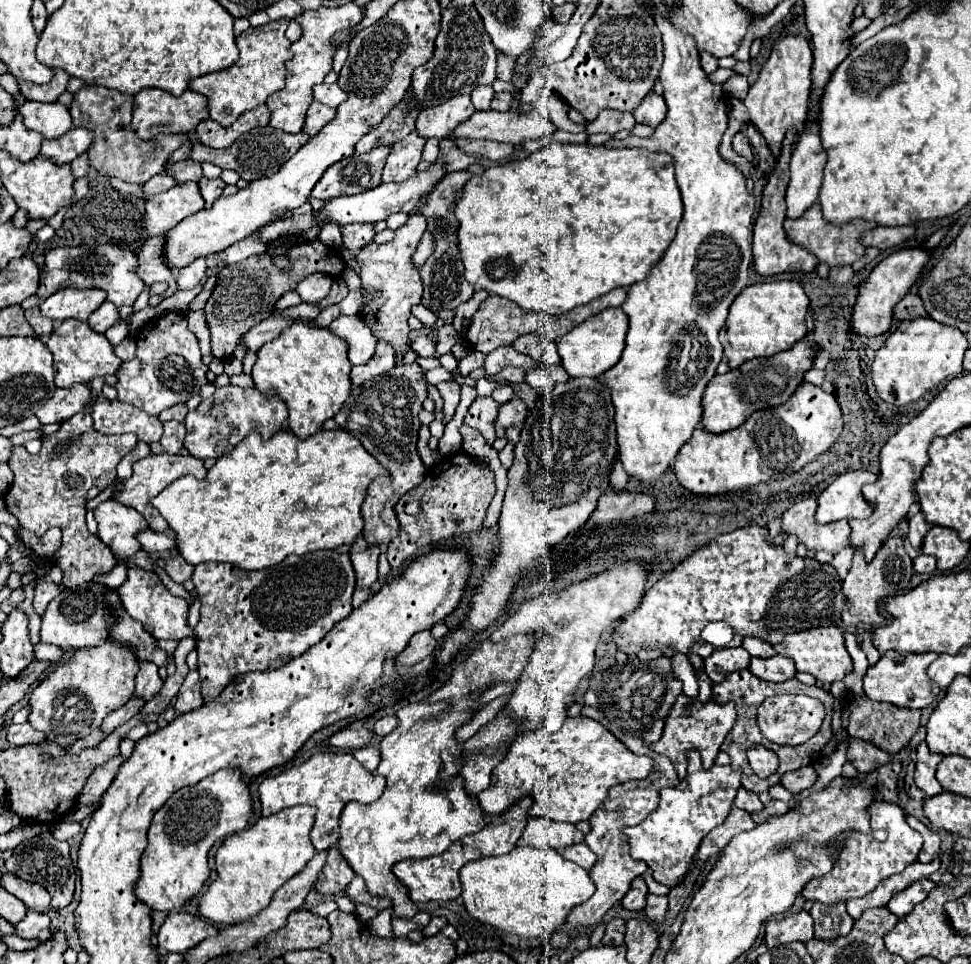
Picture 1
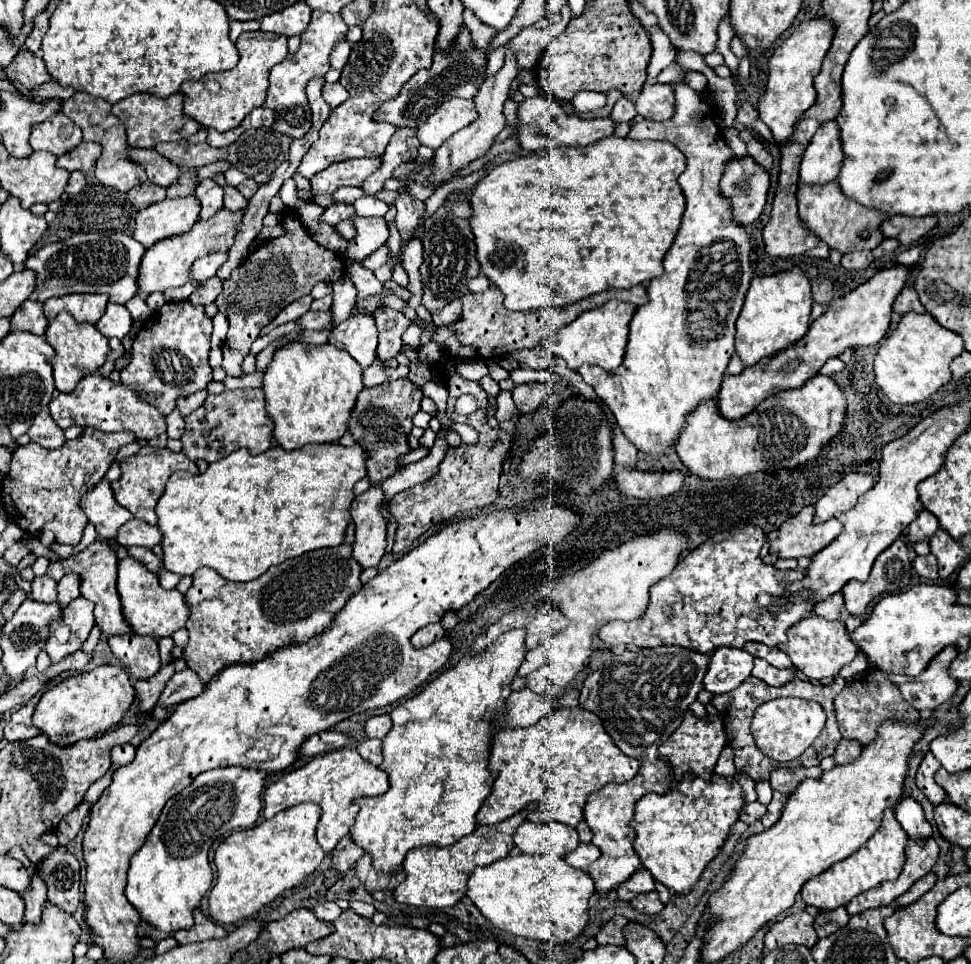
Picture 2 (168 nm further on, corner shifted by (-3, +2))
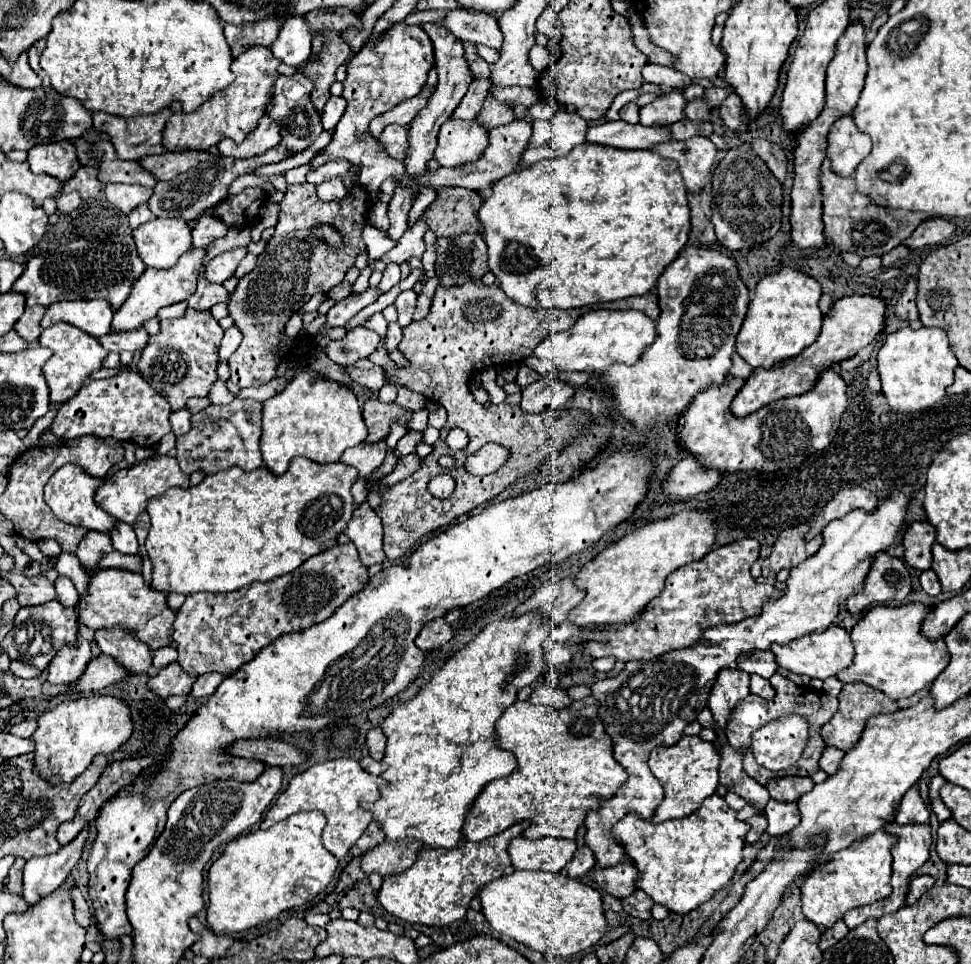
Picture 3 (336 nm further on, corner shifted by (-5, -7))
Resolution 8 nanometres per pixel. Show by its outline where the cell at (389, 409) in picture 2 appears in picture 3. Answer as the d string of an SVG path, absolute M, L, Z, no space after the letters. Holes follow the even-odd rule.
M378 398L366 400L364 410L362 410L362 418L368 428L366 442L376 444L376 442L384 440L390 434L392 422L400 422L404 428L408 428L410 416L412 416L412 410L408 410L396 402L386 404L386 402L380 402Z

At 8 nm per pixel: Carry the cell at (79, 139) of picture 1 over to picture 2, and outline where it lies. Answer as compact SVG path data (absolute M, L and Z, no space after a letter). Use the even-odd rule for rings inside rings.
M82 141L74 151L70 151L70 155L62 155L58 157L58 167L66 169L66 171L82 171L84 175L90 171L90 167L96 163L100 155L100 147L98 143L86 143Z

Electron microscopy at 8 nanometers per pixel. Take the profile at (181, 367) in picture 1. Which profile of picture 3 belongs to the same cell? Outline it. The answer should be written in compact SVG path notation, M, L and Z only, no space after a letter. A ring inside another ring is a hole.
M186 308L182 318L160 322L160 332L150 336L146 348L142 350L142 360L136 368L142 378L168 400L172 412L176 412L186 406L188 398L208 396L210 386L216 382L218 346L222 336L224 330L210 312L196 312Z

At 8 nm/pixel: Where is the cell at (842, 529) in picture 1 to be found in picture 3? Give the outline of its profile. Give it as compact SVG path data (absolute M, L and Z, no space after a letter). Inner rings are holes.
M776 540L772 554L764 560L762 572L776 574L782 568L794 568L796 564L814 556L820 548L820 540Z

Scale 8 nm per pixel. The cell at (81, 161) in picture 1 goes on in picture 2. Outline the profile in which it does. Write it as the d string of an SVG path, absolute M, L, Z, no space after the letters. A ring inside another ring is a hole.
M74 171L74 173L70 173L70 181L68 181L64 193L66 193L68 197L72 197L72 195L80 193L80 191L84 189L84 185L86 185L86 177L84 177L80 171Z

